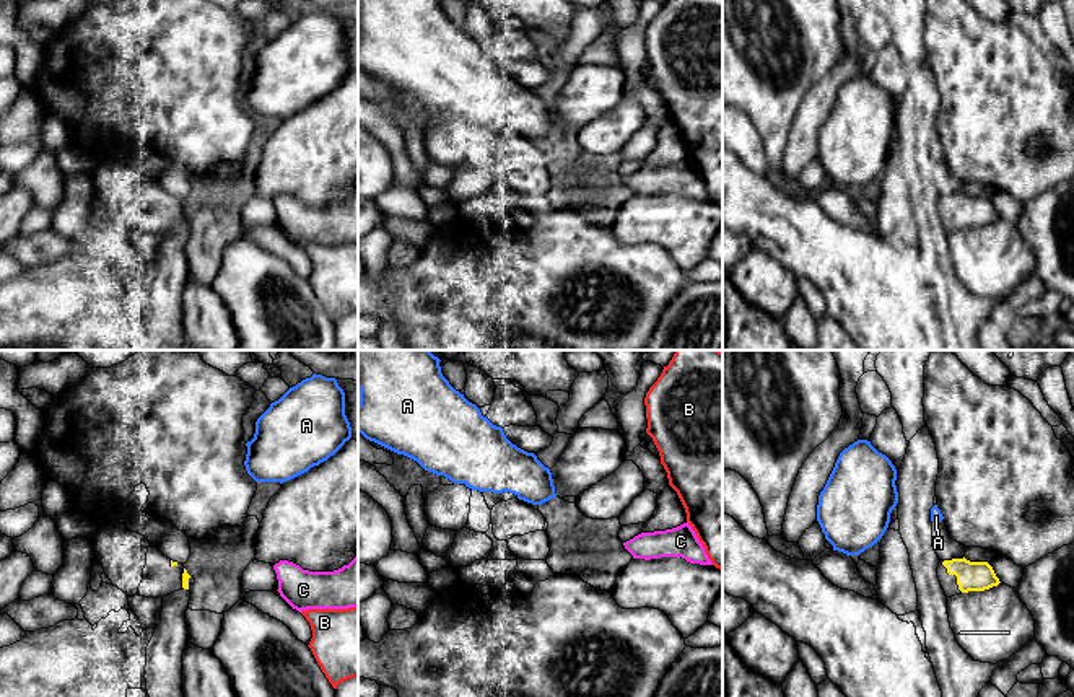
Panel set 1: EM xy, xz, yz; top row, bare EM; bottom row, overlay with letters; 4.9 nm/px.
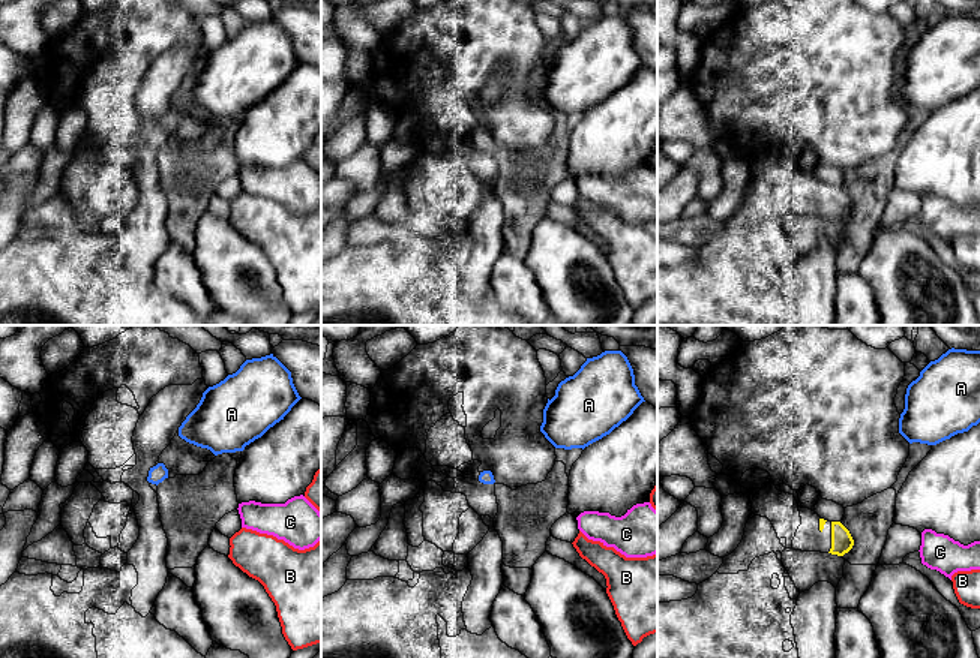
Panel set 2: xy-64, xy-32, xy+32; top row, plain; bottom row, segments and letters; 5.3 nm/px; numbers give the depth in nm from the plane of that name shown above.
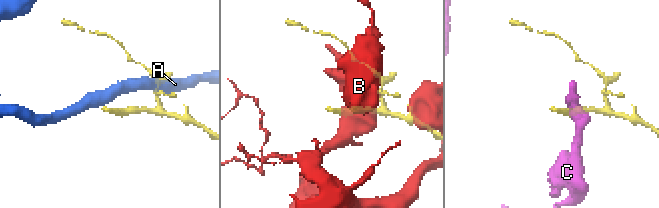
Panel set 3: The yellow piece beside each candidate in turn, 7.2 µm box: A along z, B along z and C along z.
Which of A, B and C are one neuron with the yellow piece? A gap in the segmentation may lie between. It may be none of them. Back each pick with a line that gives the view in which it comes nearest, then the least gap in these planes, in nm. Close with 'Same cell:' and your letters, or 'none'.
Same cell: none

